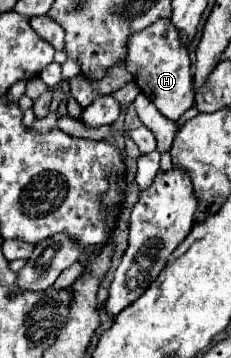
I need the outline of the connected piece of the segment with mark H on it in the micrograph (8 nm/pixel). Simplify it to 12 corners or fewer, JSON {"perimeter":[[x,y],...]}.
{"perimeter":[[170,18],[130,34],[126,70],[166,118],[194,106]]}

